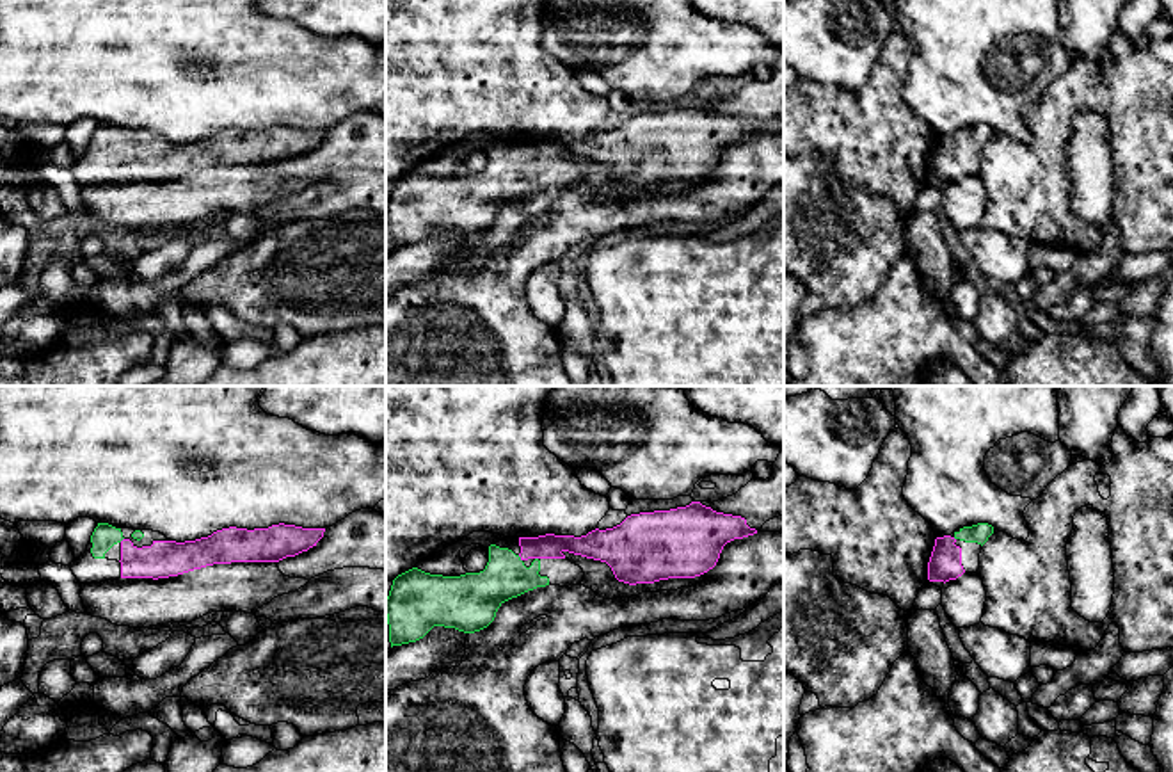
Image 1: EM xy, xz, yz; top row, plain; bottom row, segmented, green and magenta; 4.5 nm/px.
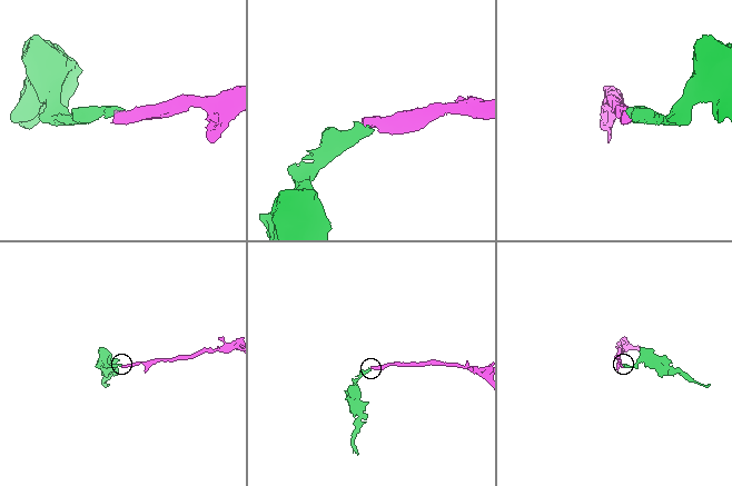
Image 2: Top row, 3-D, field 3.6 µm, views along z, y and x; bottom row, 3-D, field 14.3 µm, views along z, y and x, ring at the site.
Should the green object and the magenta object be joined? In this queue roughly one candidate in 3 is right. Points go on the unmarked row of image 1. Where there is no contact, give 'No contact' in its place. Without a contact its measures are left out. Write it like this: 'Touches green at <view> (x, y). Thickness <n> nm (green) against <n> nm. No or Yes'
Touches green at xz (519, 160). Thickness 200 nm (green) against 110 nm. Yes

